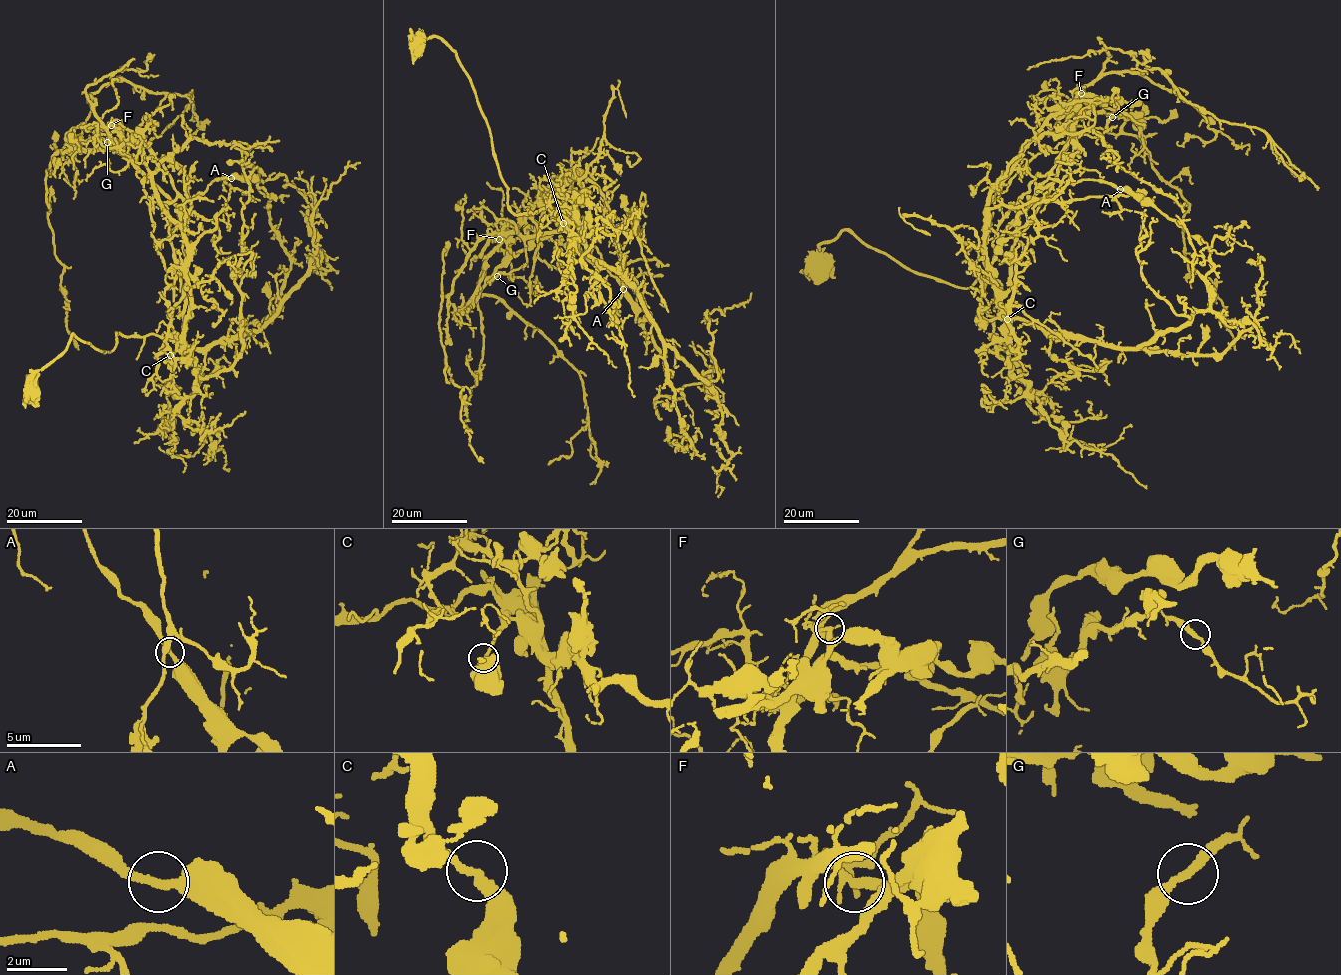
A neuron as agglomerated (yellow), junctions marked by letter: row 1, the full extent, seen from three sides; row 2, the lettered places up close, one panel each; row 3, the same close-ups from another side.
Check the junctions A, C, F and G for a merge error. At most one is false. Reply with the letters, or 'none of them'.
F

